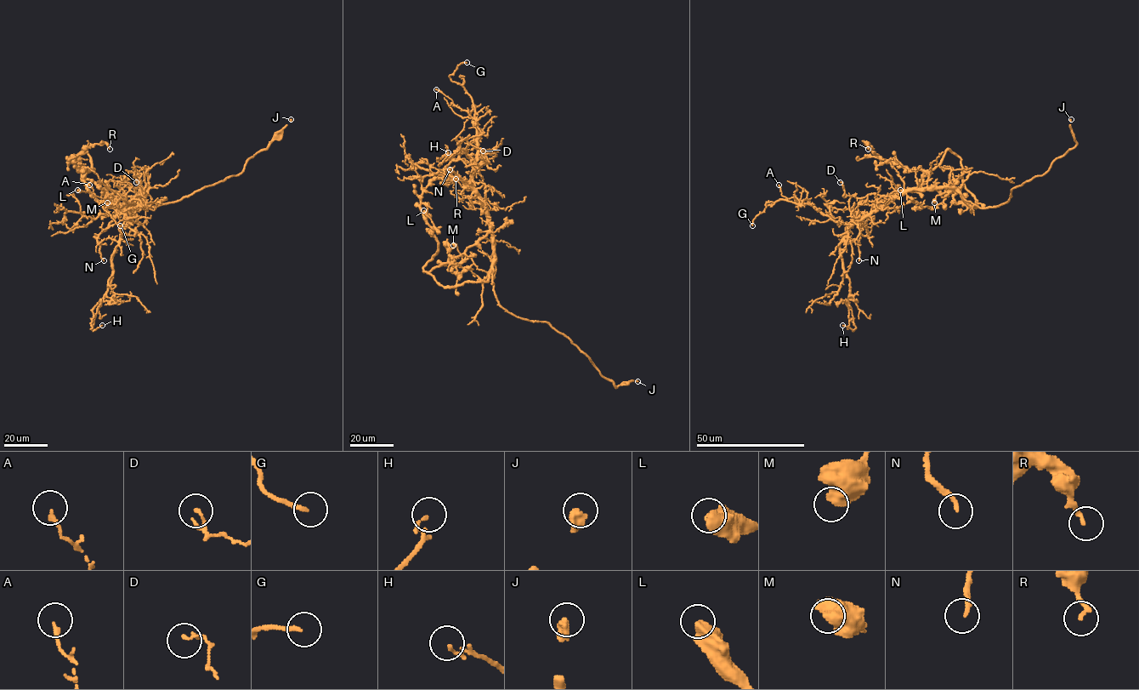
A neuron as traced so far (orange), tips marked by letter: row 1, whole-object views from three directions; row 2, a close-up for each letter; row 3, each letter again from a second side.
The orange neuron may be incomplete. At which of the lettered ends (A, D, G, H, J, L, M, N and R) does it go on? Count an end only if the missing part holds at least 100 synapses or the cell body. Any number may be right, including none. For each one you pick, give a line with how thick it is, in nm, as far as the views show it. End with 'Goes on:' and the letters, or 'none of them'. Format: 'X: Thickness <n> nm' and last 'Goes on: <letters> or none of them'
J: Thickness 400 nm
Goes on: J

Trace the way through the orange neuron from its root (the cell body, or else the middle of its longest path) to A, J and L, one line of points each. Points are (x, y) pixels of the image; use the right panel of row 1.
A: (961, 195), (949, 188), (912, 189), (847, 224), (783, 196), (779, 185)
J: (961, 195), (983, 208), (994, 208), (1007, 202), (1013, 188), (1042, 175), (1056, 159), (1076, 145), (1071, 119)
L: (961, 195), (971, 211), (977, 200), (962, 179), (960, 159), (949, 149), (915, 191), (900, 190)

